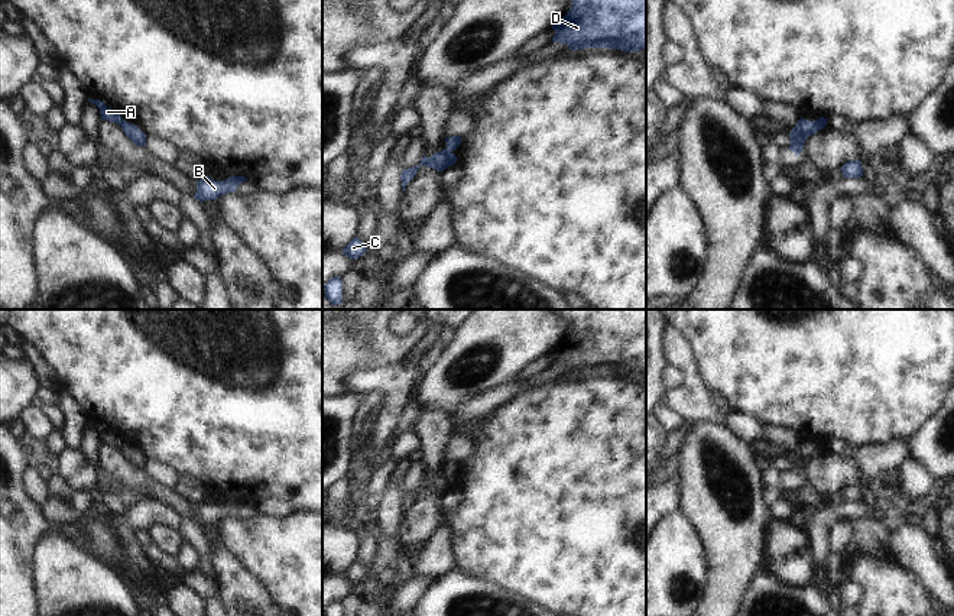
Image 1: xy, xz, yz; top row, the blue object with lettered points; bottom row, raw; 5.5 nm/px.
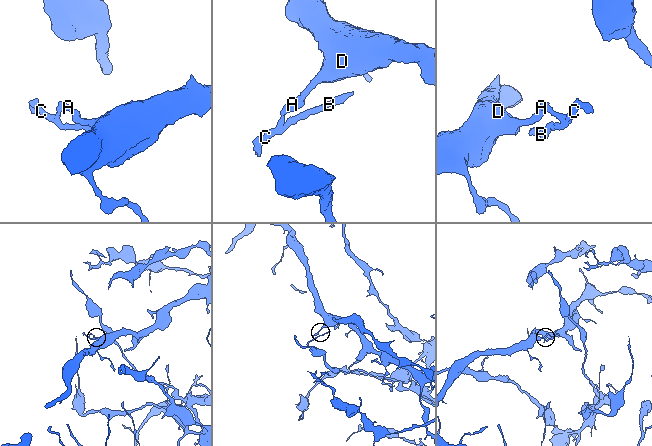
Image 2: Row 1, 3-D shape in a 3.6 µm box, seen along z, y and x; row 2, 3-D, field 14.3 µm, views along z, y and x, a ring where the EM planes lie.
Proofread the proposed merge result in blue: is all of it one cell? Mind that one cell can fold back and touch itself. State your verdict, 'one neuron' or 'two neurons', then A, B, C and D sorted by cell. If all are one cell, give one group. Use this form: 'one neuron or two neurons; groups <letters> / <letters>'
two neurons; groups A B C / D

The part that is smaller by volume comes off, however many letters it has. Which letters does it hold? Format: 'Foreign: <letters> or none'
Foreign: A, B, C

